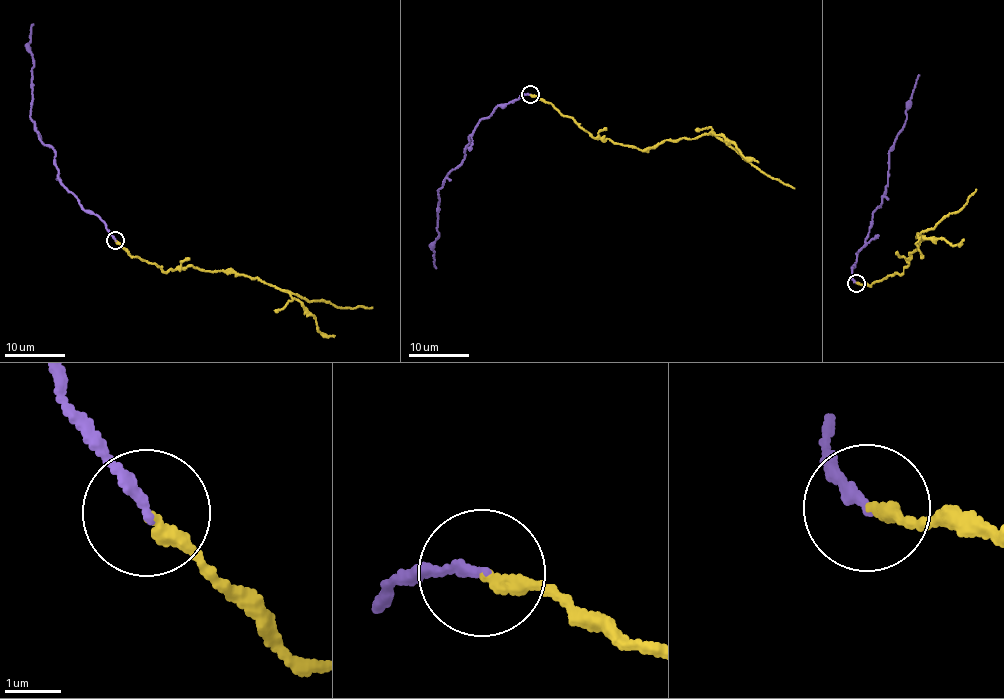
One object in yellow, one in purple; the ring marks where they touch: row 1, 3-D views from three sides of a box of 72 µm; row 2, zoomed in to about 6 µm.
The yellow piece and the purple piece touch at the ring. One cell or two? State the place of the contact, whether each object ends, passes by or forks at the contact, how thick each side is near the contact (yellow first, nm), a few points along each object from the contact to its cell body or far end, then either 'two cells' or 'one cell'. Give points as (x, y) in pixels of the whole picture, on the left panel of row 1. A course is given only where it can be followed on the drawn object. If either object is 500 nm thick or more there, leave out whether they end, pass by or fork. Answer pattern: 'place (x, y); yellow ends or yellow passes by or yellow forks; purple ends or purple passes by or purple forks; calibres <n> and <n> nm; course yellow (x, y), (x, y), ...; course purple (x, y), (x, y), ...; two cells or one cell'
place (115, 240); yellow ends; purple ends; calibres 220 and 170 nm; course yellow (115, 240), (131, 256), (165, 271), (192, 265), (236, 272), (309, 301), (339, 307), (372, 307); course purple (115, 240), (58, 177), (54, 149), (40, 140), (30, 116), (33, 64), (28, 43), (34, 23); two cells

